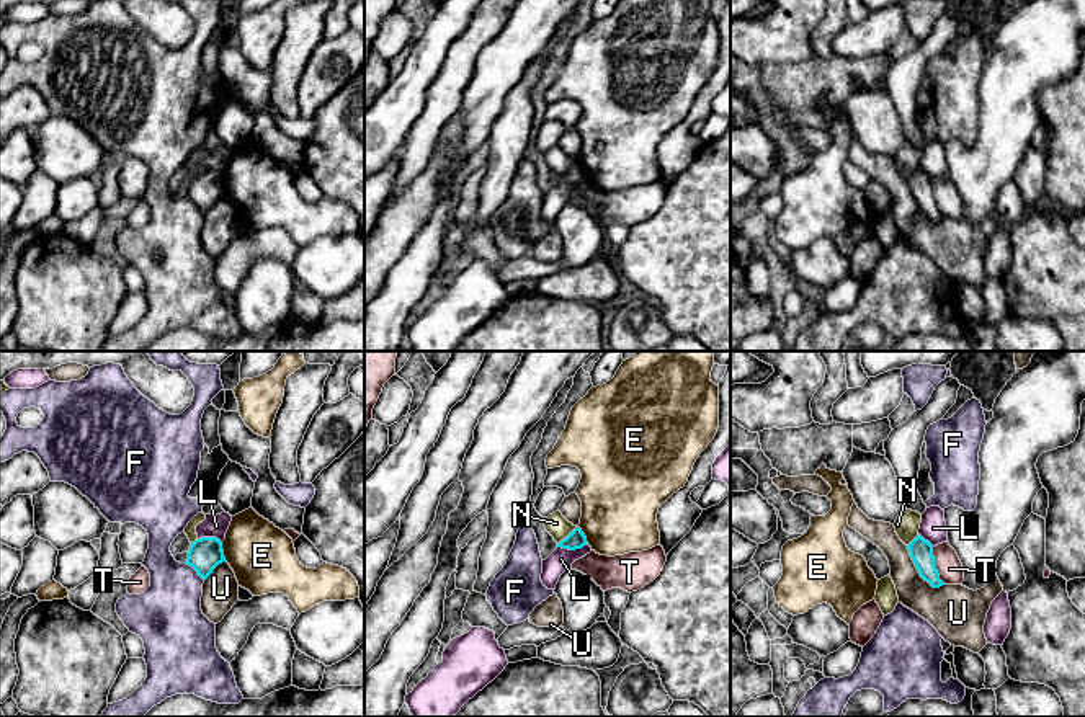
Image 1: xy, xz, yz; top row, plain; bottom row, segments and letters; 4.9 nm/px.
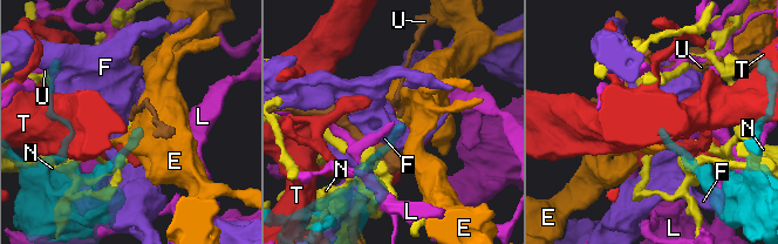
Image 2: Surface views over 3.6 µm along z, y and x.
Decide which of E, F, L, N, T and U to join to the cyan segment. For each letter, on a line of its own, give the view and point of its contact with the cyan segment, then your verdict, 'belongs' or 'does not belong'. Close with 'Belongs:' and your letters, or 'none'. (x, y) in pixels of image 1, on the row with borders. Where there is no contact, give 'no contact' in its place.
E: meets cyan in xy at (223, 552); does not belong
F: meets cyan in xy at (195, 569); does not belong
L: meets cyan in xz at (572, 549); does not belong
N: meets cyan in xz at (567, 536); does not belong
T: meets cyan in yz at (933, 565); does not belong
U: meets cyan in yz at (919, 572); does not belong
Belongs: none

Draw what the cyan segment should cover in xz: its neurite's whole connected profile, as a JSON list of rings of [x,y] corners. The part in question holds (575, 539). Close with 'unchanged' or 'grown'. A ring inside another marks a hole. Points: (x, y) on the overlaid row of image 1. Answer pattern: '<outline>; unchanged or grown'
[[[575,528],[565,539],[562,539],[557,547],[562,549],[569,549],[569,550],[575,550],[575,549],[582,549],[583,546],[587,546],[587,537],[582,532],[580,528]]]; unchanged

